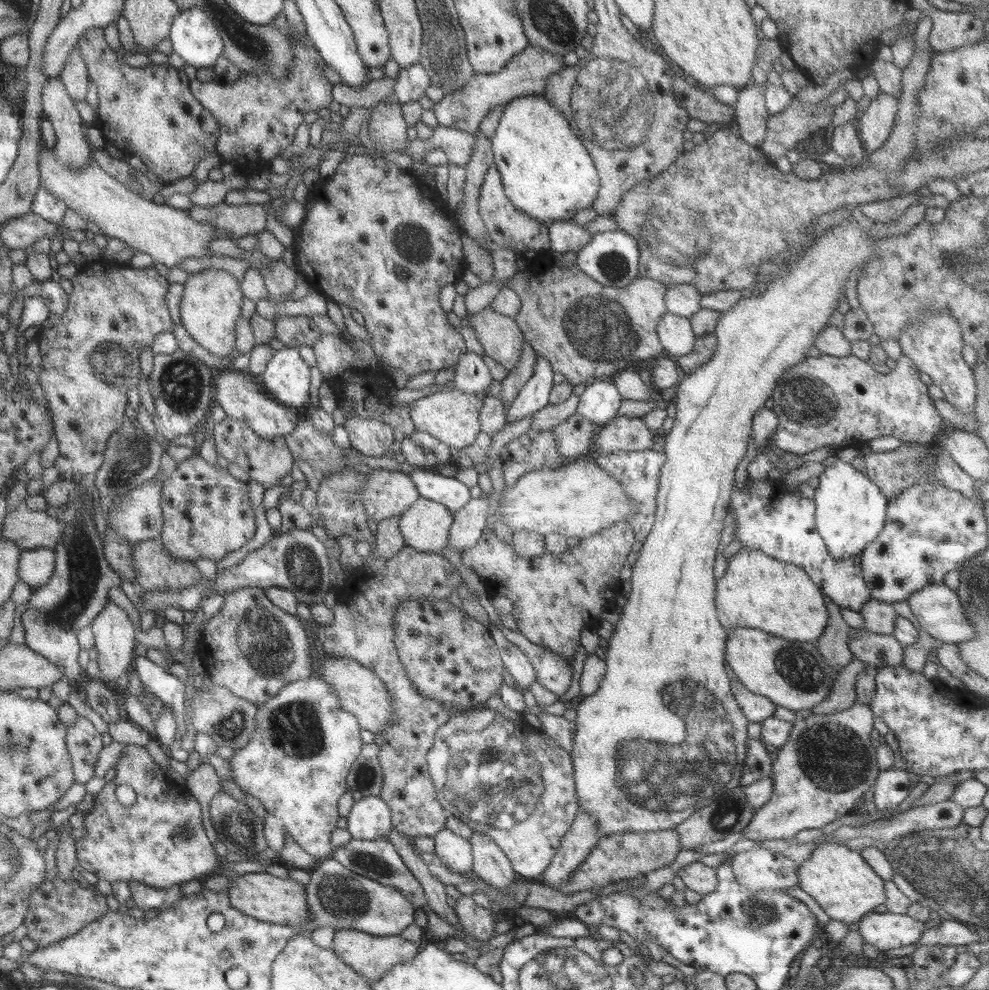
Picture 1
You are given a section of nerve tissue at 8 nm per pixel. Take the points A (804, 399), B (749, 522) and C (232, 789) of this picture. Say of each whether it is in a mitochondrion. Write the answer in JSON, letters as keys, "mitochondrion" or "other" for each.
{"A":"mitochondrion","B":"mitochondrion","C":"other"}

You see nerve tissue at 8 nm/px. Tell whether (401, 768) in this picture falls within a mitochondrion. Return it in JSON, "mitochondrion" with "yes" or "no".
{"mitochondrion":"yes"}

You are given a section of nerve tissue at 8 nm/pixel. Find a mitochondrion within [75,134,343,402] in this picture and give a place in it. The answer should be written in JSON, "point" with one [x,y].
{"point":[109,359]}

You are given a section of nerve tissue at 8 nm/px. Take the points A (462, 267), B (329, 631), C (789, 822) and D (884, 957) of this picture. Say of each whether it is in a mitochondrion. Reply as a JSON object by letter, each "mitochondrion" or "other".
{"A":"other","B":"other","C":"other","D":"other"}

